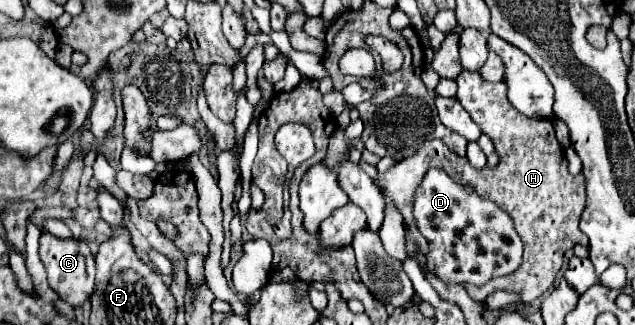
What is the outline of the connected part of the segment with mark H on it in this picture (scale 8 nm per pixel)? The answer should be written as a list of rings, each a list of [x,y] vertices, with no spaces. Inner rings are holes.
[[[462,71],[456,83],[458,83],[460,103],[464,103],[472,119],[478,121],[478,127],[482,129],[482,133],[492,139],[496,153],[500,157],[498,165],[496,167],[486,165],[482,169],[476,169],[466,159],[454,157],[454,153],[450,153],[444,143],[428,141],[412,157],[398,161],[384,175],[378,175],[376,183],[378,187],[384,185],[386,195],[394,199],[404,221],[408,221],[412,231],[410,233],[412,237],[408,237],[410,245],[416,241],[420,245],[418,249],[424,255],[428,253],[428,241],[416,227],[412,207],[414,207],[416,189],[420,187],[428,169],[438,167],[446,171],[452,179],[456,179],[456,183],[470,185],[480,197],[494,201],[508,215],[512,215],[514,229],[524,243],[522,265],[508,277],[492,279],[490,283],[480,287],[472,283],[462,283],[462,287],[468,291],[468,295],[474,301],[484,301],[488,293],[494,293],[498,289],[508,293],[518,293],[520,299],[526,303],[534,301],[554,285],[556,273],[560,271],[564,261],[564,251],[574,247],[576,243],[588,245],[588,237],[578,229],[580,215],[584,211],[584,197],[586,197],[584,175],[574,177],[568,173],[568,161],[564,157],[560,143],[556,141],[554,125],[546,123],[546,119],[526,117],[520,111],[516,111],[516,107],[512,107],[512,103],[506,97],[508,87],[504,81],[490,83],[480,73]]]

